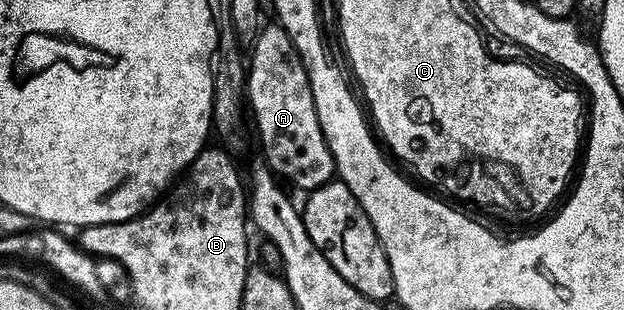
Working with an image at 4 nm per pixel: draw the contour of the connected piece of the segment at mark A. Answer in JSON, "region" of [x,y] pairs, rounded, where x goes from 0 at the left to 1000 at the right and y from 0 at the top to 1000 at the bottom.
{"region":[[[425,74],[412,110],[394,219],[394,335],[407,390],[407,426],[417,435],[417,477],[429,513],[428,539],[450,584],[463,581],[471,603],[486,613],[513,606],[534,577],[535,532],[510,394],[494,232],[487,223],[487,190],[478,174],[473,135],[454,77],[434,74]]]}

